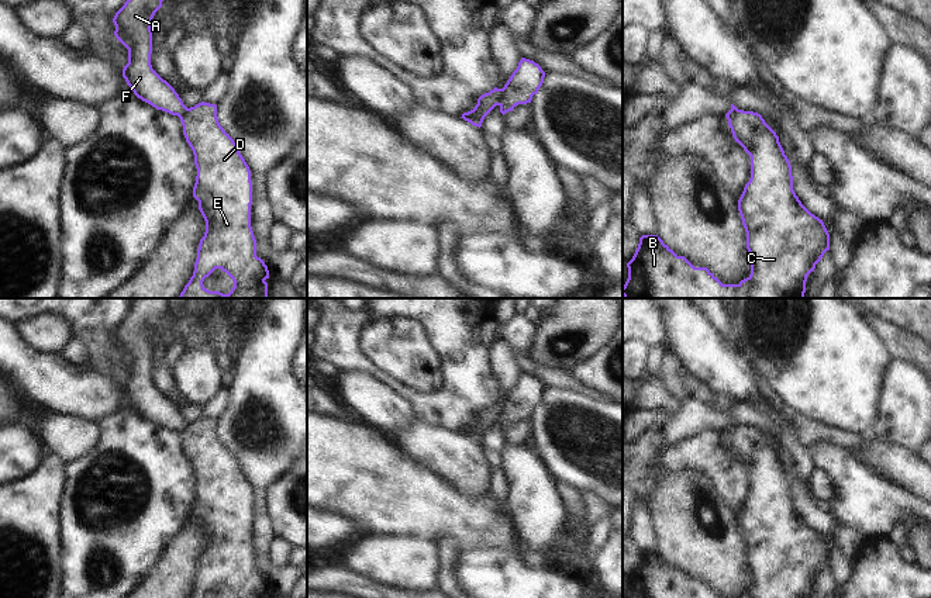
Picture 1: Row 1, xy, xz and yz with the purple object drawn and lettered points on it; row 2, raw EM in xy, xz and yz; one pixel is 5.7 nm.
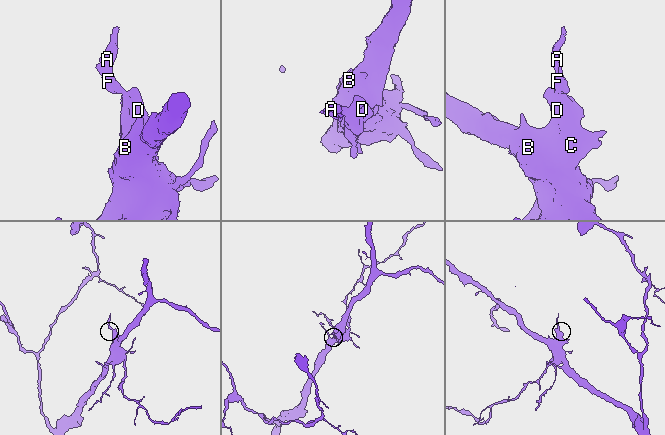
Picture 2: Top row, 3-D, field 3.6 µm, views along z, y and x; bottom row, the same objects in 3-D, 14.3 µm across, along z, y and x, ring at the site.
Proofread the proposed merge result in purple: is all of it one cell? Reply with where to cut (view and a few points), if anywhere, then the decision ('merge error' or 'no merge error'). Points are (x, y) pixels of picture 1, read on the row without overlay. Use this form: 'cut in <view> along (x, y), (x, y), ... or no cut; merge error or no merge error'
cut in xz along (500, 404), (500, 412), (496, 420); merge error

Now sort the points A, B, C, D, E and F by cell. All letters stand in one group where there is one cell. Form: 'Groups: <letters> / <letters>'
Groups: A F / B C D E

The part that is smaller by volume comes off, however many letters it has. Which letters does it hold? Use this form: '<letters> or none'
A, F

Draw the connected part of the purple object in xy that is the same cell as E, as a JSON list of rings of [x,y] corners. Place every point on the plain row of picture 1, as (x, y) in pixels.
[[[201,416],[179,433],[197,484],[193,512],[199,516],[199,525],[206,536],[206,547],[200,554],[189,598],[203,598],[215,584],[225,587],[234,598],[266,598],[269,585],[256,571],[256,554],[251,542],[251,485],[239,469],[239,462],[220,440],[215,419]]]

